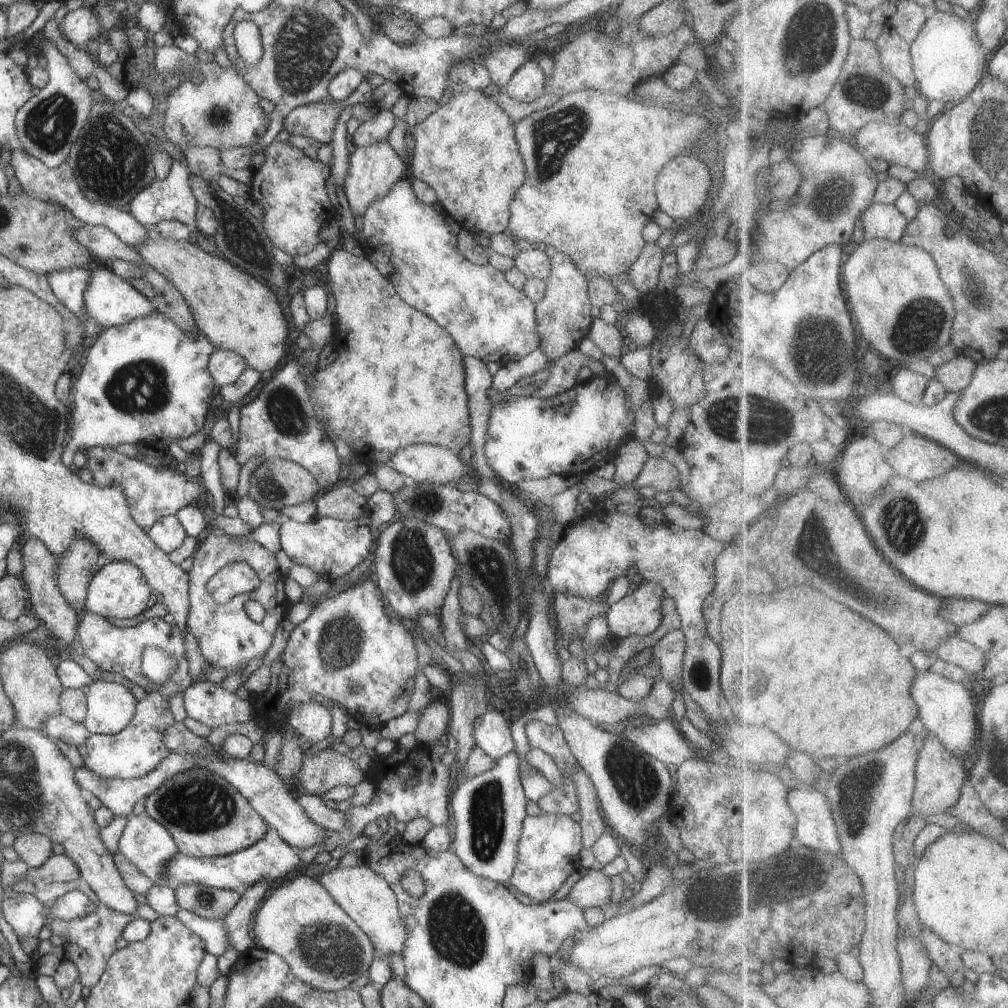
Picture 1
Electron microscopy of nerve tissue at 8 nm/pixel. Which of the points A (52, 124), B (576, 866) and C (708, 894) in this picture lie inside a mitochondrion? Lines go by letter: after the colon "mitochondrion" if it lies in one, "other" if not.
A: mitochondrion
B: other
C: mitochondrion

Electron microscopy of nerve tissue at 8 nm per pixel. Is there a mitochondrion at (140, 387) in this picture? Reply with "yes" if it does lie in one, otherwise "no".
yes

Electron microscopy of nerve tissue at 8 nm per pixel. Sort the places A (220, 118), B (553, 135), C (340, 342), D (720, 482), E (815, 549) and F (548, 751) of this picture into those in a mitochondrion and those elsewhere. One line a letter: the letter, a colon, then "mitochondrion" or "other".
A: mitochondrion
B: mitochondrion
C: other
D: other
E: mitochondrion
F: other

